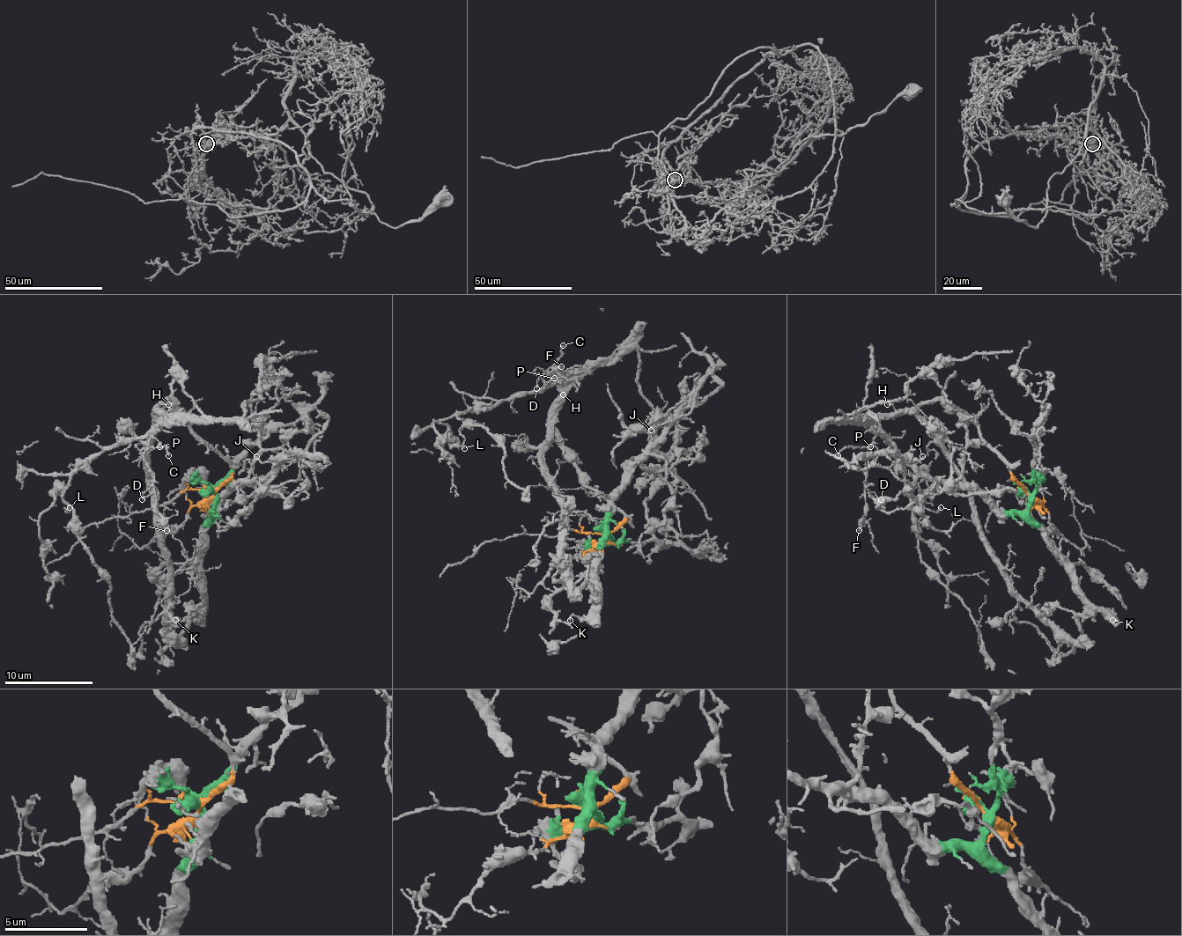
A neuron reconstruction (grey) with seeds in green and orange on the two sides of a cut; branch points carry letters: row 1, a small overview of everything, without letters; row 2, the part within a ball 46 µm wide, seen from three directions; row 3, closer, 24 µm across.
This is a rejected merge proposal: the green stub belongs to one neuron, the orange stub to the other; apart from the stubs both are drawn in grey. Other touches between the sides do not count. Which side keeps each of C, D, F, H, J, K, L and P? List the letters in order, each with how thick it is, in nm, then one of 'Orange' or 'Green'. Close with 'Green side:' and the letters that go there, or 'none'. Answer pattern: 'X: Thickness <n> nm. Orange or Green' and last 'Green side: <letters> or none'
C: Thickness 140 nm. Orange
D: Thickness 100 nm. Orange
F: Thickness 260 nm. Orange
H: Thickness 140 nm. Orange
J: Thickness 180 nm. Green
K: Thickness 140 nm. Green
L: Thickness 140 nm. Orange
P: Thickness 140 nm. Orange
Green side: J, K

